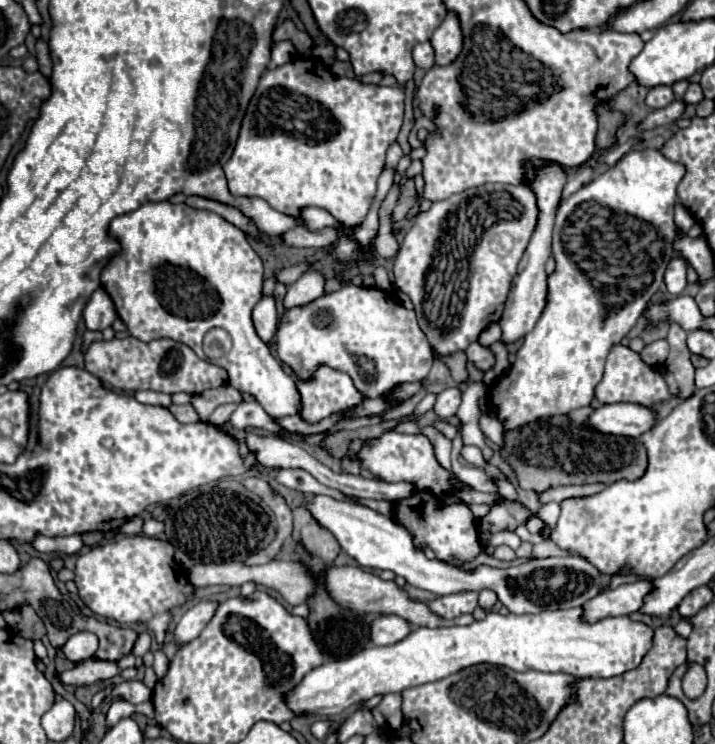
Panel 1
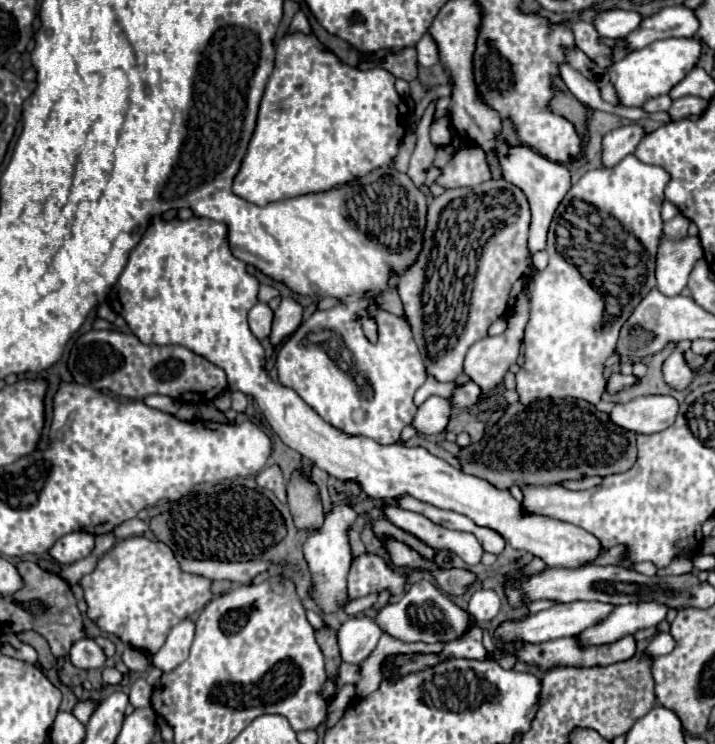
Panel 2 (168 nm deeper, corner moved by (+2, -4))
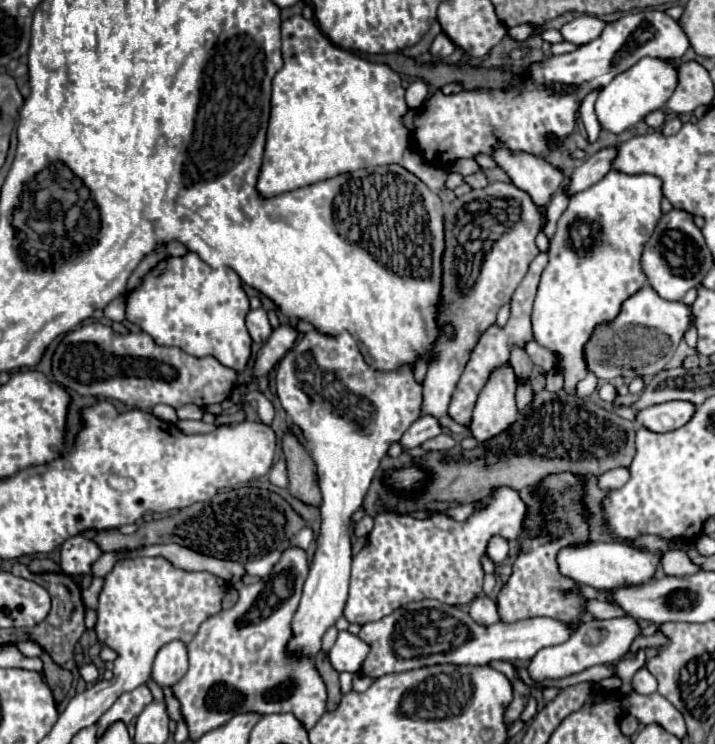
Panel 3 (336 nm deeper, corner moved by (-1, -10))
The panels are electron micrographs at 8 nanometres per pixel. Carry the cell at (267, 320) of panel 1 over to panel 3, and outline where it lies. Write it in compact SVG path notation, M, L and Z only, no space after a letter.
M257 308L257 310L251 310L247 314L247 330L253 338L253 342L257 344L263 344L269 336L271 336L271 324L269 324L269 318L267 318L267 312L263 308Z

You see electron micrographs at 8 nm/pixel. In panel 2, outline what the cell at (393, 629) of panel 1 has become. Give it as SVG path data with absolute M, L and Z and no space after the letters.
M350 618L348 622L344 622L336 632L342 662L364 662L368 654L376 648L380 636L382 630L374 624L372 618Z

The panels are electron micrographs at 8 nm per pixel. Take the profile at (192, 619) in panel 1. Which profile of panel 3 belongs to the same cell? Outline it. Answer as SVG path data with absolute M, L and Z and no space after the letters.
M173 640L165 644L155 658L153 664L153 680L163 686L173 686L187 672L187 646L181 640Z

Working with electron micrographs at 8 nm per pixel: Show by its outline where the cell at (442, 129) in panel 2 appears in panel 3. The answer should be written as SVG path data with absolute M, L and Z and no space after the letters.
M645 10L629 14L617 22L609 22L597 40L579 50L545 58L541 64L531 66L531 74L517 78L509 92L483 90L459 92L455 96L437 92L423 110L409 110L403 120L415 136L421 156L437 168L447 168L453 160L473 158L479 152L491 154L497 140L509 150L545 154L551 142L557 138L563 140L573 132L575 112L587 92L607 86L617 74L631 68L643 56L679 60L687 48L689 38L683 26L667 12Z

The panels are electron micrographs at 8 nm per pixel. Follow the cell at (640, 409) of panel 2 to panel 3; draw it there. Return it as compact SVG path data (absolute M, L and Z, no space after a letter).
M663 402L637 412L637 424L651 432L671 432L691 420L695 404L691 402Z

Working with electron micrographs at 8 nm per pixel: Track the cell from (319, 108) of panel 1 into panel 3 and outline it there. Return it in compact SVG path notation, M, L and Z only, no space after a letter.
M303 16L285 20L281 26L281 38L285 64L273 78L267 144L255 186L259 196L273 198L361 168L399 164L405 148L409 146L409 130L403 124L403 116L407 114L409 106L405 104L405 90L399 74L385 64L367 62L333 46L329 38L321 34L315 22L305 20Z

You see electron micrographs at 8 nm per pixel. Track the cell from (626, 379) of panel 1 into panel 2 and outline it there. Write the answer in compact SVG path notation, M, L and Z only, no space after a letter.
M614 374L614 376L610 378L610 382L608 382L608 392L622 390L622 388L626 388L626 386L634 384L634 382L636 382L636 378L634 378L634 376L622 376L622 374Z

